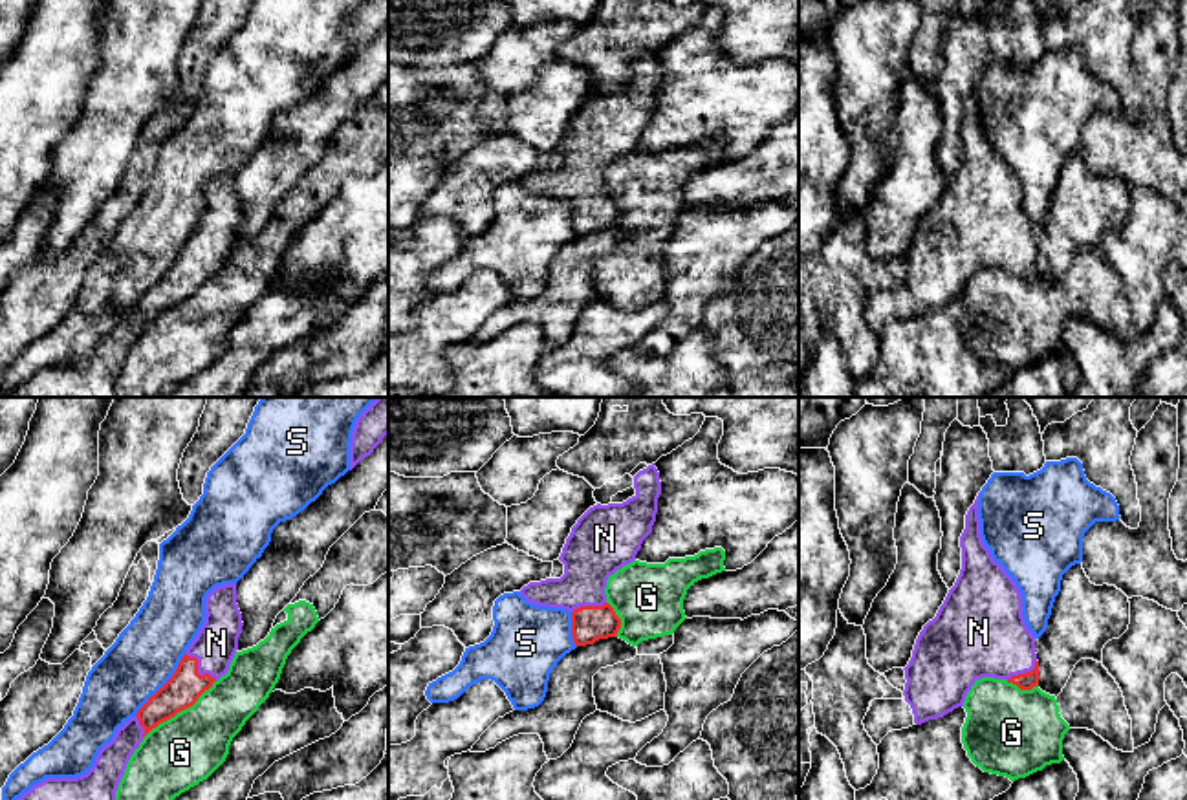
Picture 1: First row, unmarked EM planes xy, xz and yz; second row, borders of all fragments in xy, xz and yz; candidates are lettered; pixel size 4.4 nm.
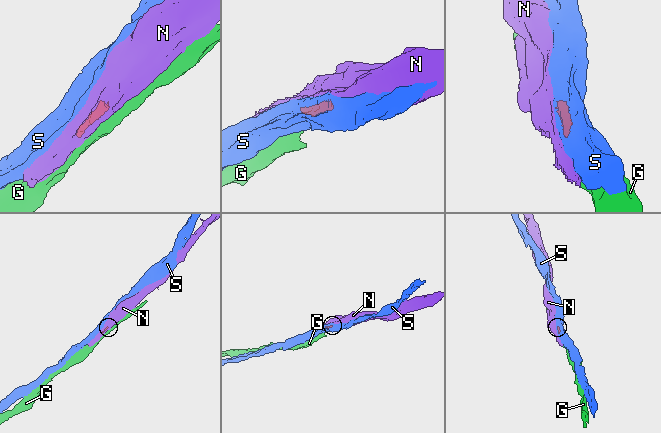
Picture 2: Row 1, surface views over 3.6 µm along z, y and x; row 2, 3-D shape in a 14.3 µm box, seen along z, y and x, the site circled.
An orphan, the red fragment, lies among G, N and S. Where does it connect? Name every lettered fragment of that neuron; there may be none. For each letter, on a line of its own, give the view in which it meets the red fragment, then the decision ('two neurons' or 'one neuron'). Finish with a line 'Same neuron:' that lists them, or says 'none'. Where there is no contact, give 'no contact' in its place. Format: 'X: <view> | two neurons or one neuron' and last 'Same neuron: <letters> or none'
G: xy | two neurons
N: xy | one neuron
S: xy | two neurons
Same neuron: N

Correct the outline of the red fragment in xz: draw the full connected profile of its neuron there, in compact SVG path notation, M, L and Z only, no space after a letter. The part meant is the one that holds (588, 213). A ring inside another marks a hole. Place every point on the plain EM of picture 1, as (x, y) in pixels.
M654 53L634 66L634 79L626 92L597 93L577 110L559 146L564 154L561 168L529 172L520 179L531 194L572 203L575 236L615 227L621 218L604 178L610 165L636 150L652 123L661 84Z

